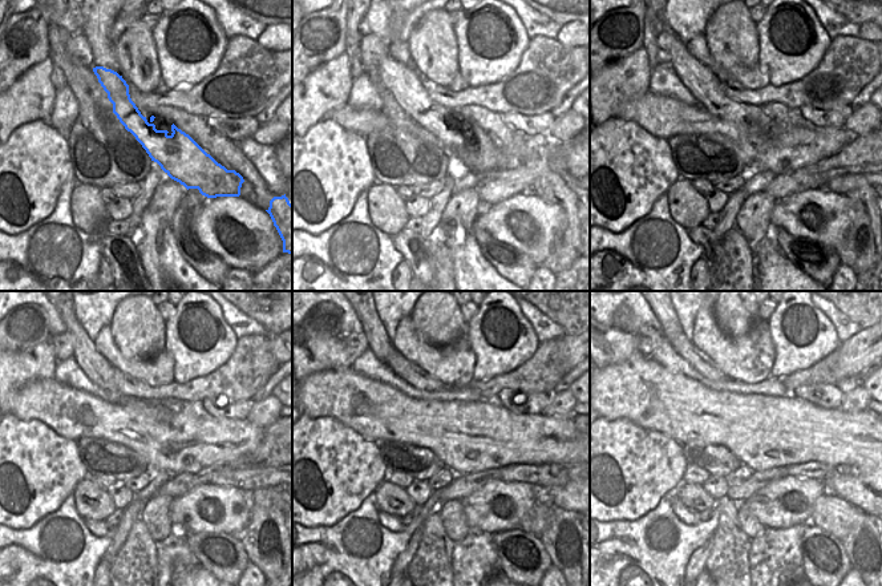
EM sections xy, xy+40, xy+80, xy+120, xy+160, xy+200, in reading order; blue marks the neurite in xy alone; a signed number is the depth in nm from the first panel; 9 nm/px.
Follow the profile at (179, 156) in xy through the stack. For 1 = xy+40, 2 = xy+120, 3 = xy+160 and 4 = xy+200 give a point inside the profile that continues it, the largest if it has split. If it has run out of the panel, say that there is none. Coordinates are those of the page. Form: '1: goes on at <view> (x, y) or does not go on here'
1: goes on at xy+40 (477, 152)
2: goes on at xy+120 (102, 379)
3: goes on at xy+160 (372, 326)
4: goes on at xy+200 (667, 318)

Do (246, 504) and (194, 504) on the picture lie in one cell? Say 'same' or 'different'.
same

